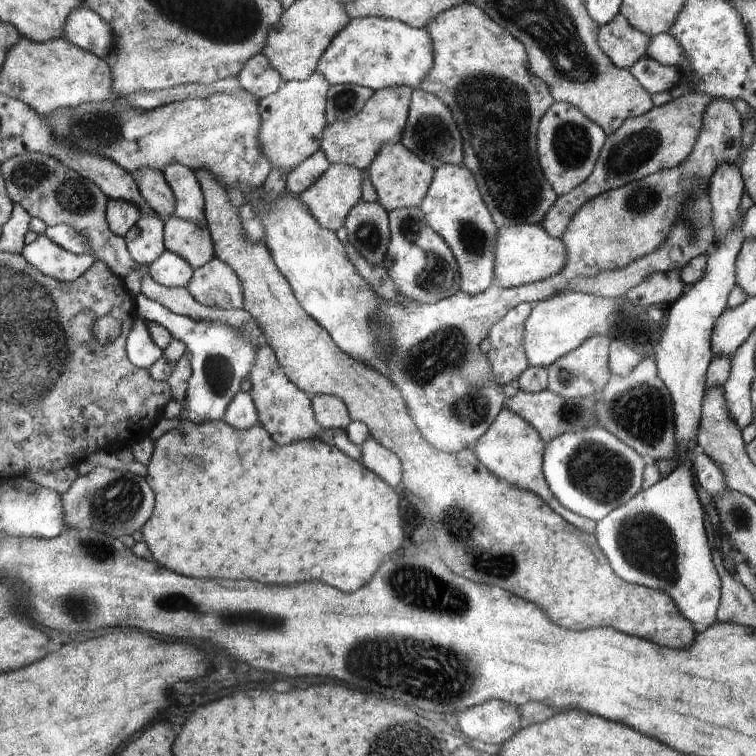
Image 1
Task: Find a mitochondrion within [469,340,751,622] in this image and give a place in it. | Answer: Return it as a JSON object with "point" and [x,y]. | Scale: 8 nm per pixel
{"point":[646,541]}

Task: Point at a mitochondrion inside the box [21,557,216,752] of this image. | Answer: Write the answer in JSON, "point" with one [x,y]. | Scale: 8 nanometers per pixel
{"point":[76,611]}

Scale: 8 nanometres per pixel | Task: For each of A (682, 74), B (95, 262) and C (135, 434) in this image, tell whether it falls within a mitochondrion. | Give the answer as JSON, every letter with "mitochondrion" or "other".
{"A":"other","B":"other","C":"other"}

